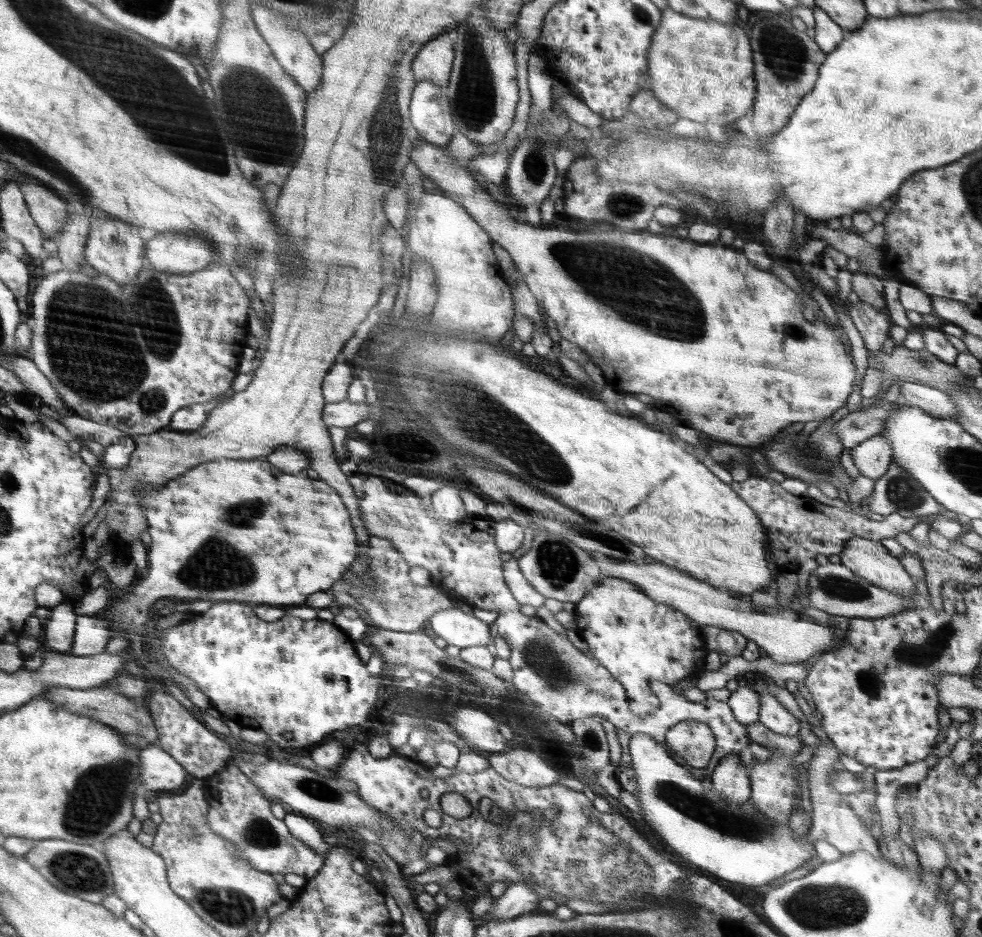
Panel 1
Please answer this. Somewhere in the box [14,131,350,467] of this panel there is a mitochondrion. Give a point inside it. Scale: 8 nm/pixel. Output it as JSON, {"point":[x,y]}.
{"point":[102,353]}

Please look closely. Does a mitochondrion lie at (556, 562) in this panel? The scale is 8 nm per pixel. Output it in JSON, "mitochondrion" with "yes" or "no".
{"mitochondrion":"yes"}

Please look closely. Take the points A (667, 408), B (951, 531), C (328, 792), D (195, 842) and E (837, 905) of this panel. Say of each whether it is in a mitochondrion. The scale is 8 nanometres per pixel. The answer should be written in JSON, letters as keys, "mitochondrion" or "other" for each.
{"A":"other","B":"other","C":"mitochondrion","D":"other","E":"mitochondrion"}

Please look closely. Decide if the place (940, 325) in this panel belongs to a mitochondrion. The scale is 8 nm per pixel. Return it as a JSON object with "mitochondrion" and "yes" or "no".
{"mitochondrion":"no"}

